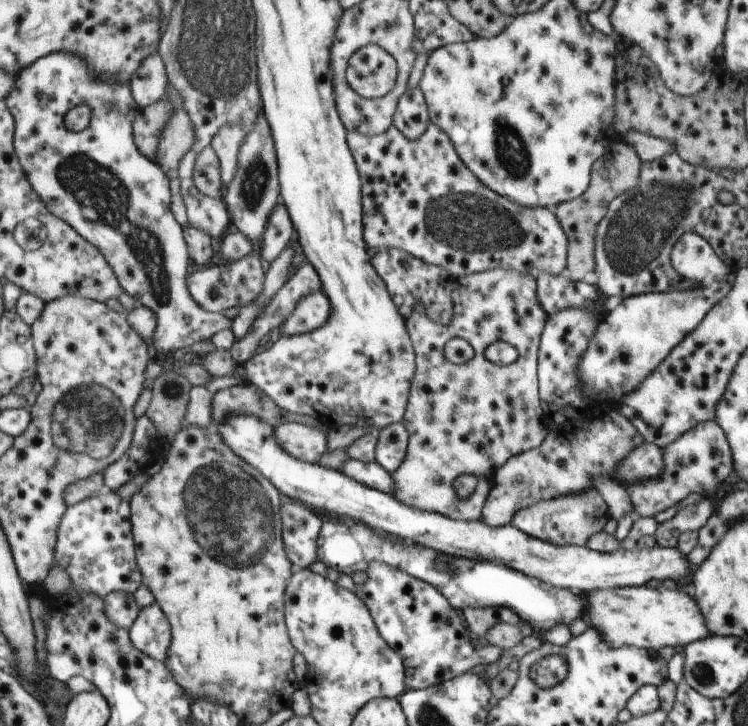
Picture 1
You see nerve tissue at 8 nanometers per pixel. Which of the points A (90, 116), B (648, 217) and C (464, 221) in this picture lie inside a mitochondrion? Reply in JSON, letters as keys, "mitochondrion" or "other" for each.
{"A":"other","B":"mitochondrion","C":"mitochondrion"}

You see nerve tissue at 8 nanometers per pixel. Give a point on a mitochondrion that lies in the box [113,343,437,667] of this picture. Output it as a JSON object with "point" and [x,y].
{"point":[221,507]}

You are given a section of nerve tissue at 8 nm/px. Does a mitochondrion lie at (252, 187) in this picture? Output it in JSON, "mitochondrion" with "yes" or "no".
{"mitochondrion":"yes"}

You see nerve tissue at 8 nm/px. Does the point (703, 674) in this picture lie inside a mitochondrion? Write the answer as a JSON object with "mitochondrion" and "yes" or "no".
{"mitochondrion":"yes"}

